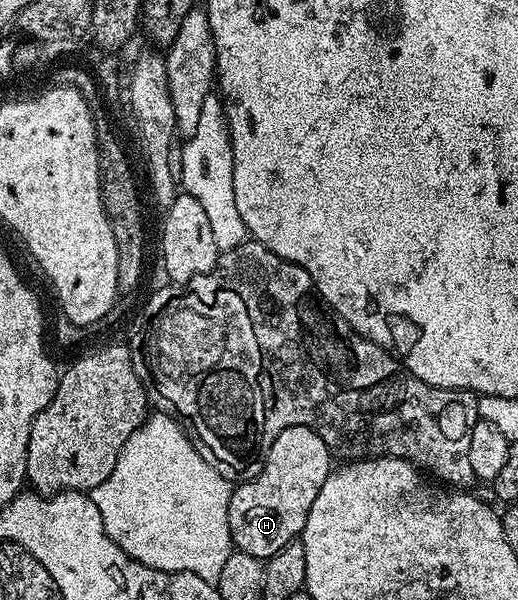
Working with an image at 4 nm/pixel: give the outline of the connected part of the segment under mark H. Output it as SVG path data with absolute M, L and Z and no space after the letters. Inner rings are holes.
M283 427L275 435L265 448L266 464L258 467L258 476L237 484L230 492L228 505L228 525L235 548L263 561L301 536L312 501L316 501L320 485L332 470L328 445L311 427Z

